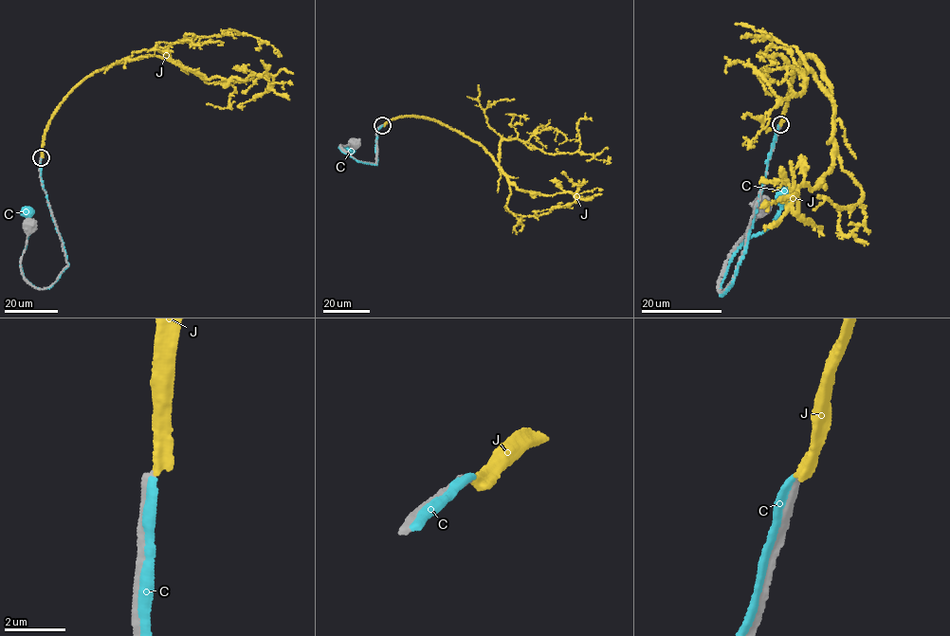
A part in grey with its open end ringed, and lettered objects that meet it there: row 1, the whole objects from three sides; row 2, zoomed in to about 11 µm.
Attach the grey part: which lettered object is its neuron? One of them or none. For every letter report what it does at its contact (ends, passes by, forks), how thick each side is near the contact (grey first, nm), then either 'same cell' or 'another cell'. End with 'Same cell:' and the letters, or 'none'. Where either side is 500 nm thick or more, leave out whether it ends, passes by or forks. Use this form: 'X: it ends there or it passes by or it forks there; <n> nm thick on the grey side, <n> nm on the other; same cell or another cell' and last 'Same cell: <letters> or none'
C: it passes by; 280 nm thick on the grey side, 280 nm on the other; another cell
J: it ends there; 260 nm thick on the grey side, 420 nm on the other; another cell
Same cell: none

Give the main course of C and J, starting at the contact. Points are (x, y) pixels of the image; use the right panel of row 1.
C: (778, 129), (742, 258), (726, 293), (721, 293), (730, 261), (741, 243), (774, 221), (789, 200), (785, 193)
J: (780, 124), (796, 64), (814, 57), (833, 111), (831, 171), (799, 186), (794, 211), (788, 181), (763, 179)

